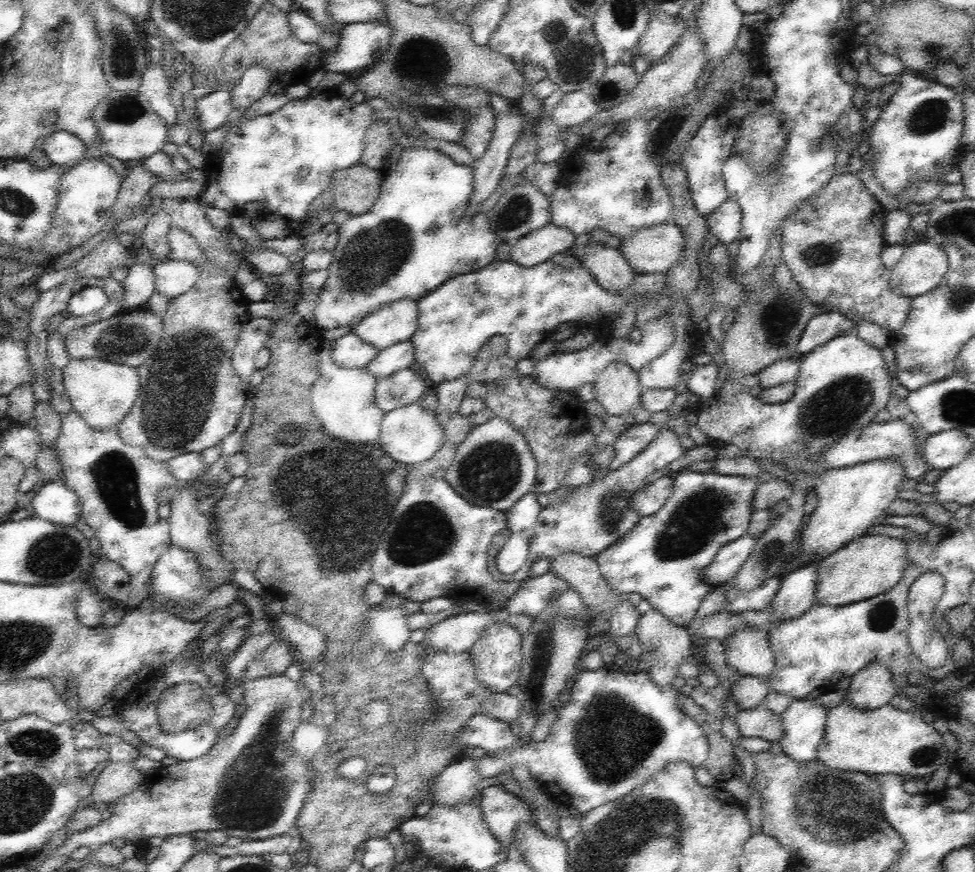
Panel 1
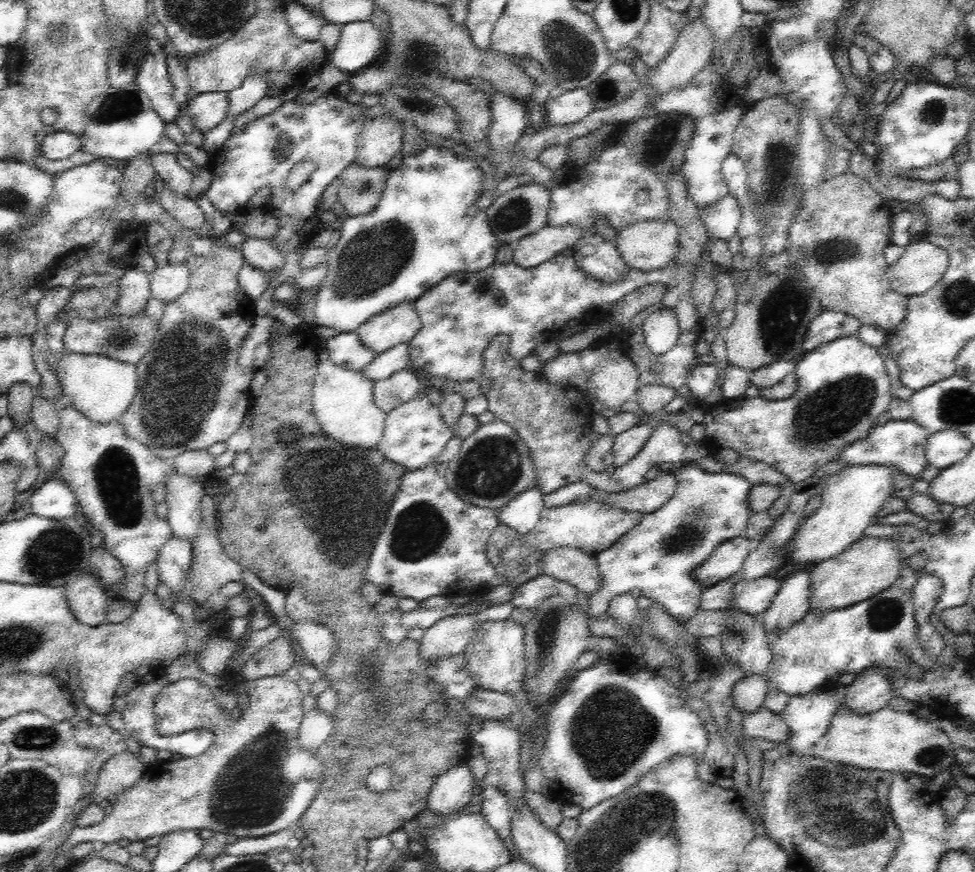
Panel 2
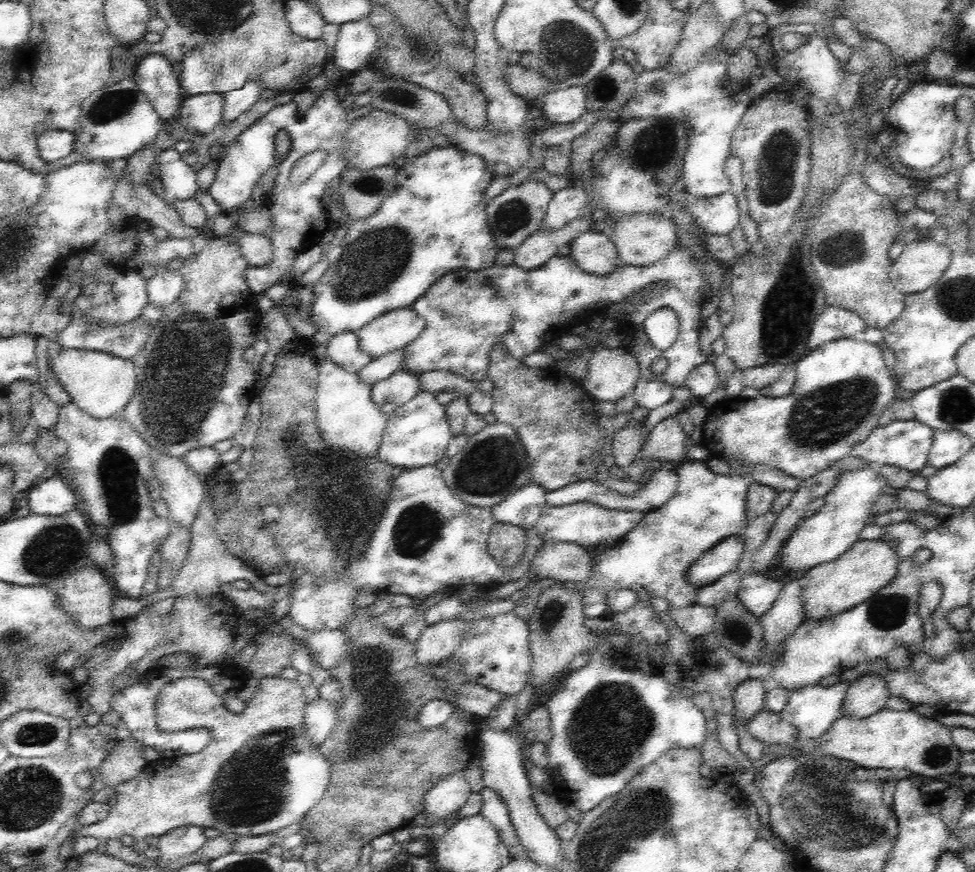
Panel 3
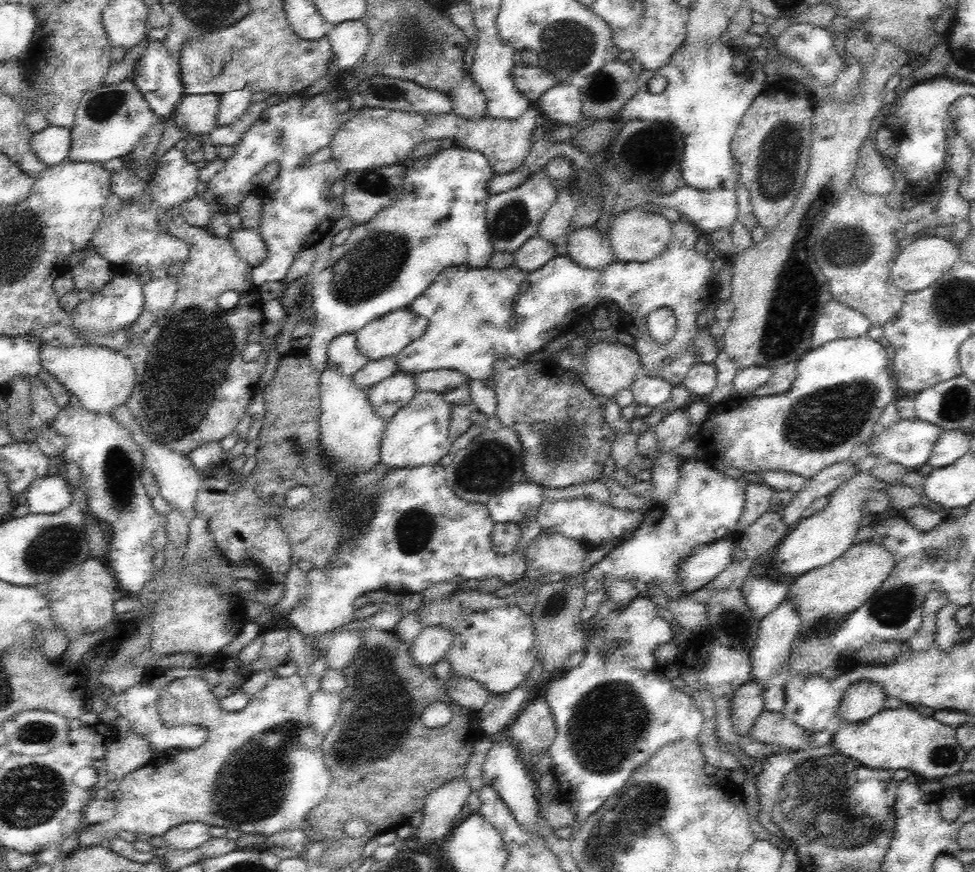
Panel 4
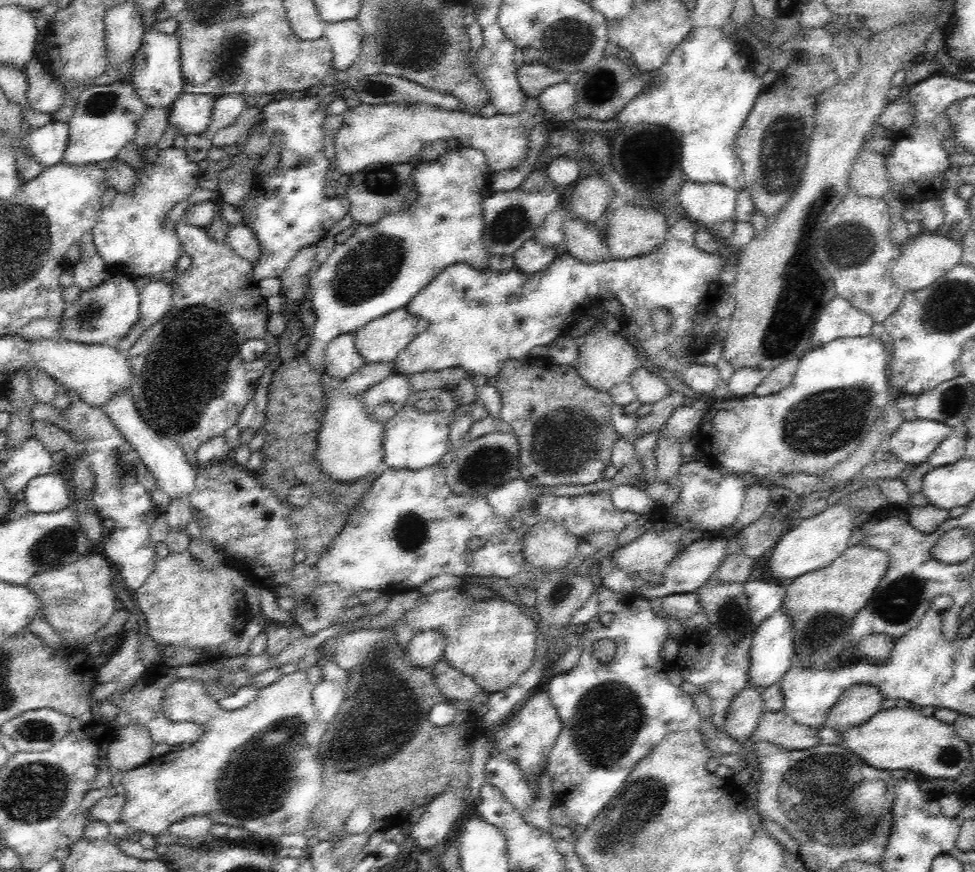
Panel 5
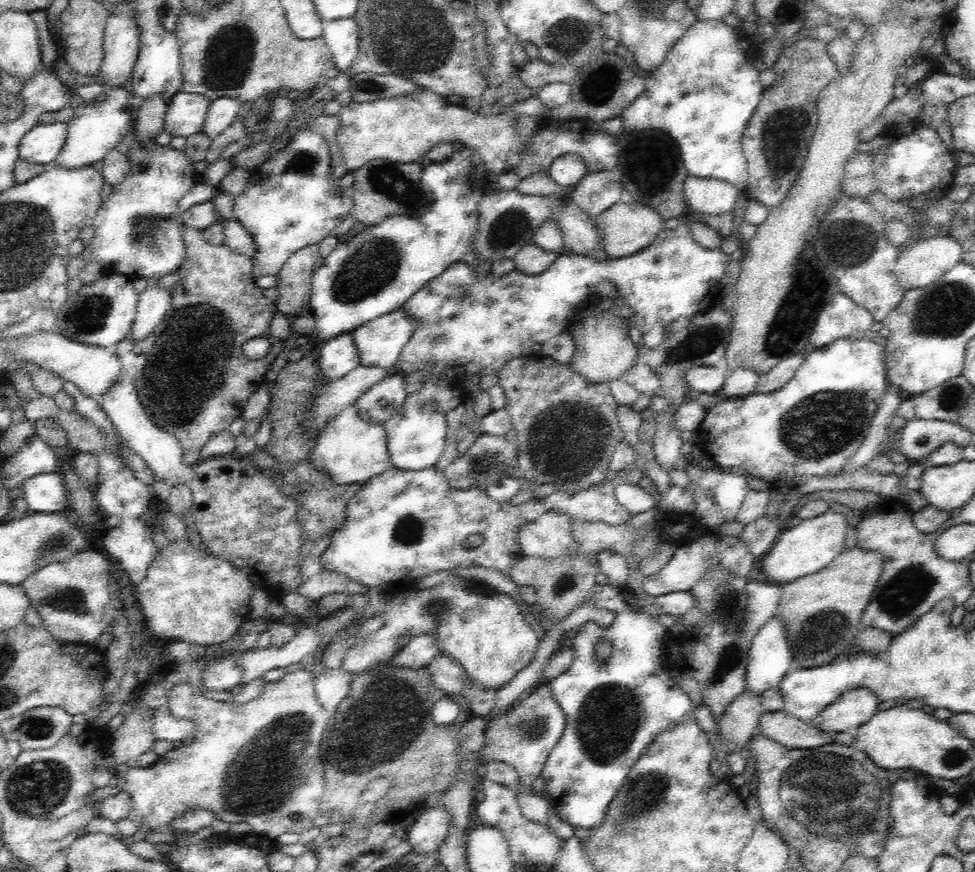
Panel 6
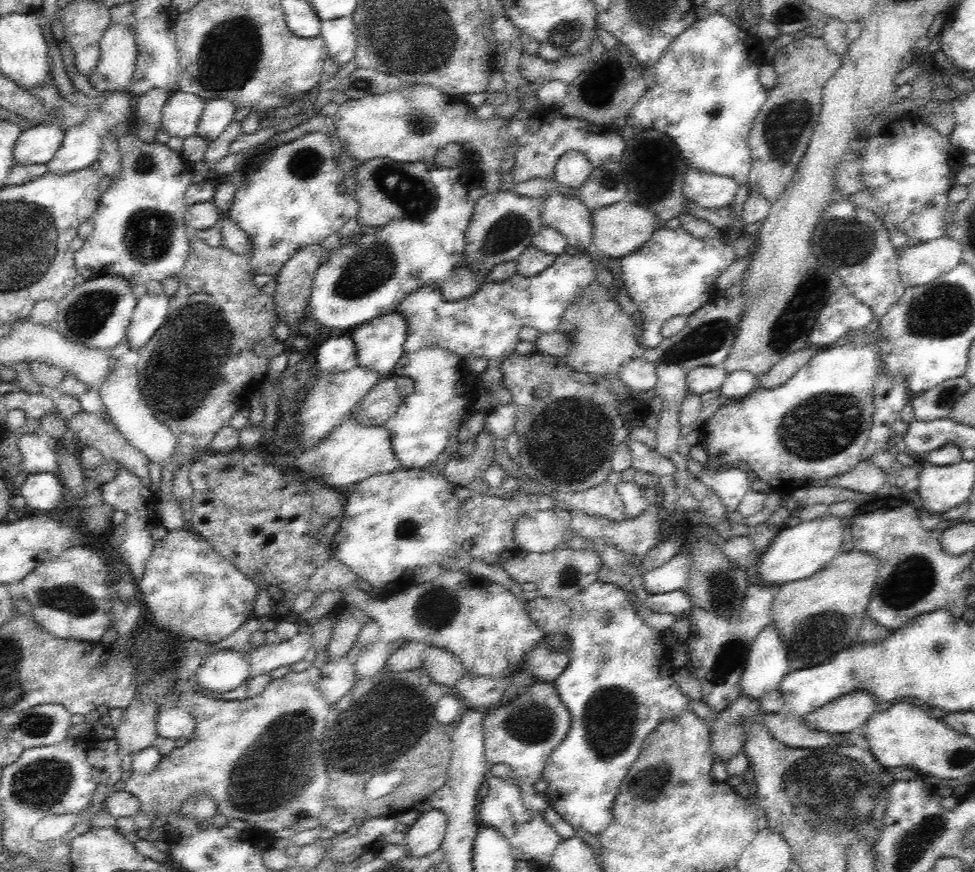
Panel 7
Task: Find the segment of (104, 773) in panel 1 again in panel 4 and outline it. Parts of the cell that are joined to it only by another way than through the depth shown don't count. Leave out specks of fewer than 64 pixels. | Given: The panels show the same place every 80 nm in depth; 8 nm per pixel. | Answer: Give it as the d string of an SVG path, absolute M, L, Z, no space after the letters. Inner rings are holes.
M132 730L124 736L119 736L110 744L104 757L106 772L111 777L112 785L126 774L148 764L152 759L152 753L146 737Z

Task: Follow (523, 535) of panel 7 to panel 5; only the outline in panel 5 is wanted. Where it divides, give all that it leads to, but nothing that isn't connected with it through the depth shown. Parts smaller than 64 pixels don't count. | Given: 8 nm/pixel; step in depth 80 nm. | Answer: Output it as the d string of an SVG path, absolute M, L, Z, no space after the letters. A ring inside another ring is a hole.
M540 518L524 536L525 560L538 568L567 566L578 546L578 537L570 534L563 522Z

